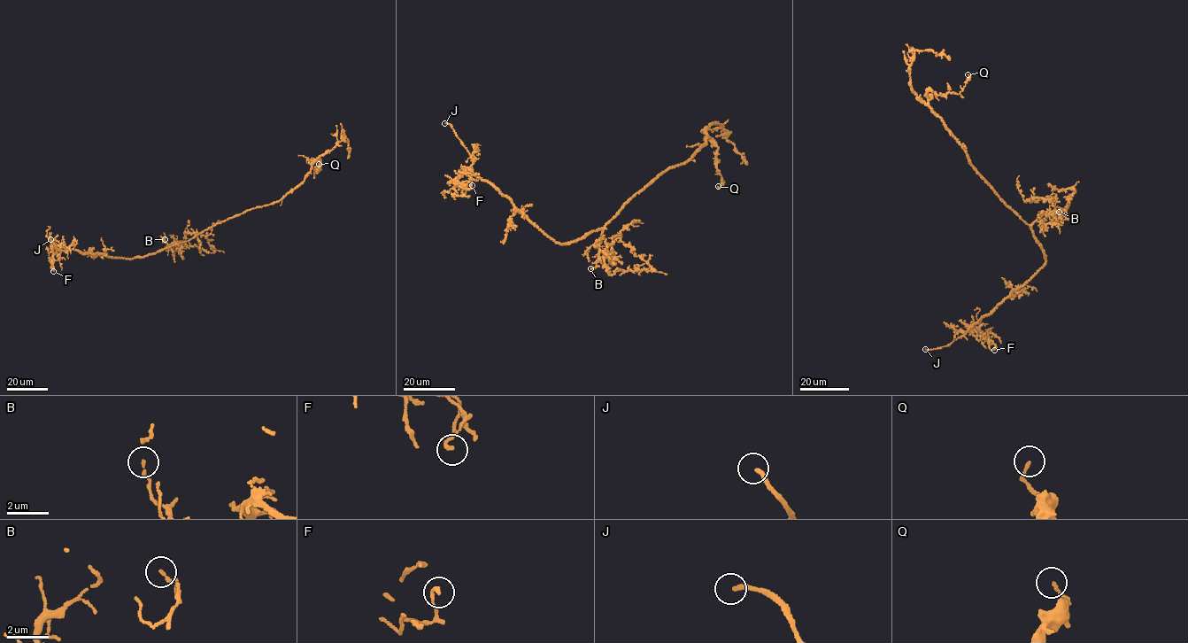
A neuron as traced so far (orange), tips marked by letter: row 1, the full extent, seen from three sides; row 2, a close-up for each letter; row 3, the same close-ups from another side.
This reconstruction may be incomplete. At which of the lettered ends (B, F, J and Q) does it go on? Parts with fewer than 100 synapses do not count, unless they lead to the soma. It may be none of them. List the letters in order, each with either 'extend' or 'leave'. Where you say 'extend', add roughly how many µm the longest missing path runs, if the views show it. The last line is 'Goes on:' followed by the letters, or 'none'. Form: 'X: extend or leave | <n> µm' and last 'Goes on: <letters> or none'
B: leave
F: leave
J: extend | 20 µm
Q: leave
Goes on: J

